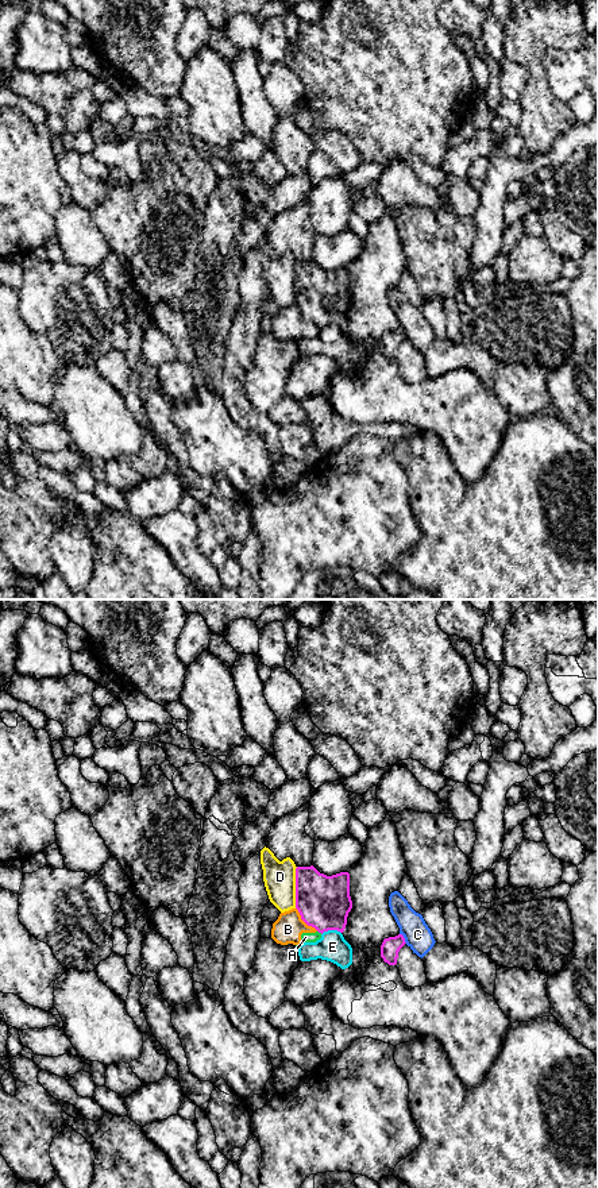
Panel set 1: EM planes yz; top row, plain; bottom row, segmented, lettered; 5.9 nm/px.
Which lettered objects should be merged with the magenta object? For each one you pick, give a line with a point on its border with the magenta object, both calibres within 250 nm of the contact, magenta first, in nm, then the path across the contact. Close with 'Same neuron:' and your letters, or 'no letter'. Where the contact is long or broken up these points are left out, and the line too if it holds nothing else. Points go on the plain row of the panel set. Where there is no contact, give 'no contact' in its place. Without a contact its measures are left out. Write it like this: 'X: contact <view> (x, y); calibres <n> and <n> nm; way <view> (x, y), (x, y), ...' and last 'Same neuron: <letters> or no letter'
Same neuron: no letter

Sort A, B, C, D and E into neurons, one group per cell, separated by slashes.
A B / C / D / E

